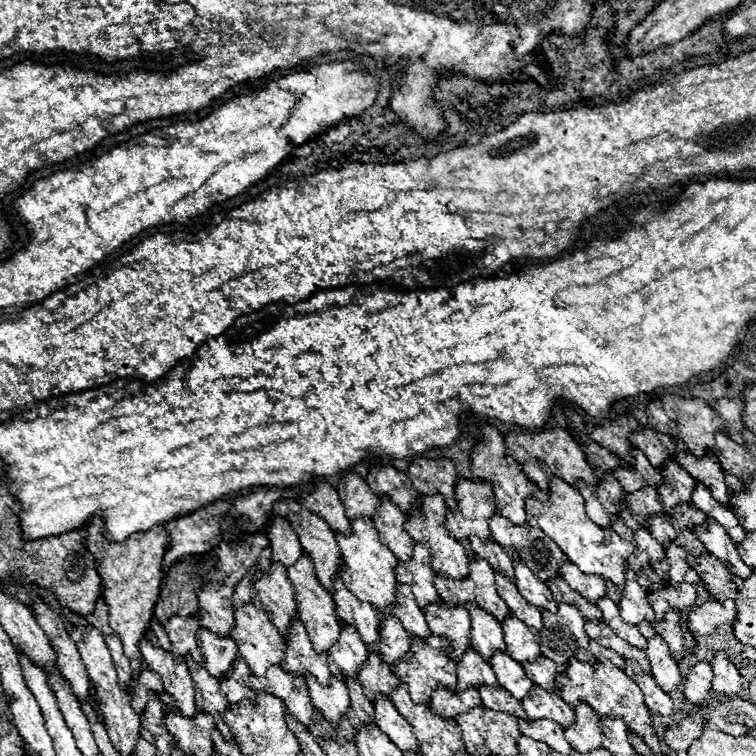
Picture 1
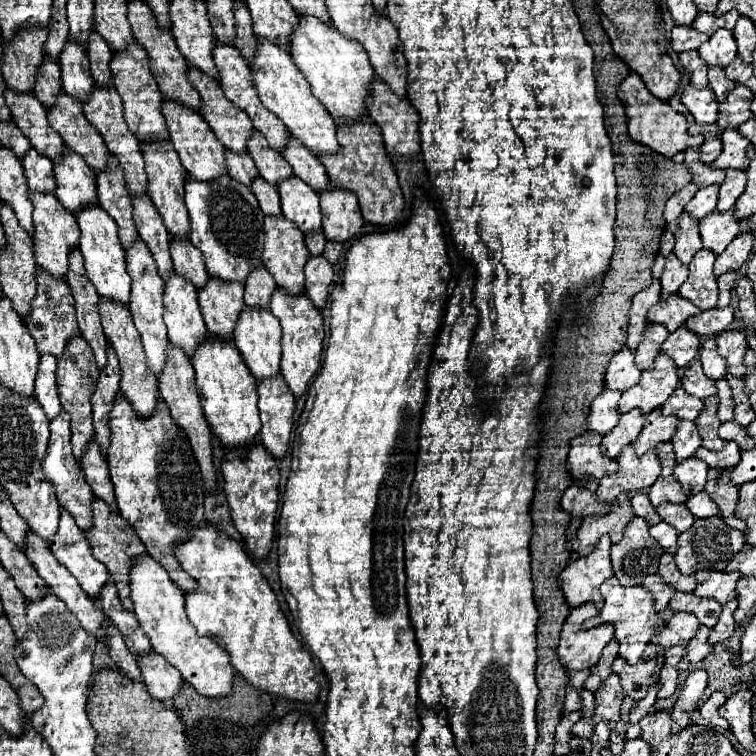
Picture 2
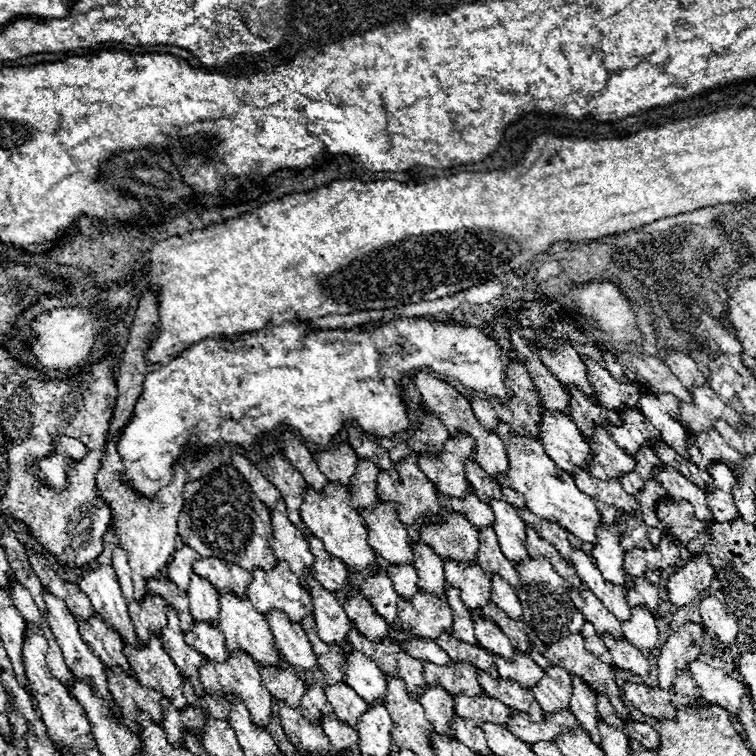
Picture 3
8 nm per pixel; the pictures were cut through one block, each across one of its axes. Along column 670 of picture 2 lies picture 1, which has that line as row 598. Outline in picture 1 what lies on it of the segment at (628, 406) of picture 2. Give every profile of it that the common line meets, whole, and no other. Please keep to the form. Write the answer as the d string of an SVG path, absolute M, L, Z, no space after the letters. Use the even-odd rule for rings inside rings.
M364 516L354 518L350 520L350 534L334 532L334 538L340 548L340 562L342 562L340 578L346 584L346 588L350 588L350 592L354 592L358 600L366 600L380 610L388 608L394 602L394 584L396 584L394 564L398 560L388 546L380 544L374 524Z

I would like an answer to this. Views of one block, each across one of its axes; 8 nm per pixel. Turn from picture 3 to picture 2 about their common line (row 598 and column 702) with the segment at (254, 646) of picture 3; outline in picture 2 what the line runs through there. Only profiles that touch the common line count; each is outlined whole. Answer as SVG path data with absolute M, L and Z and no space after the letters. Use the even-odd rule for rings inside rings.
M734 208L728 212L712 212L700 220L700 238L706 250L722 254L724 248L738 236L738 220Z

